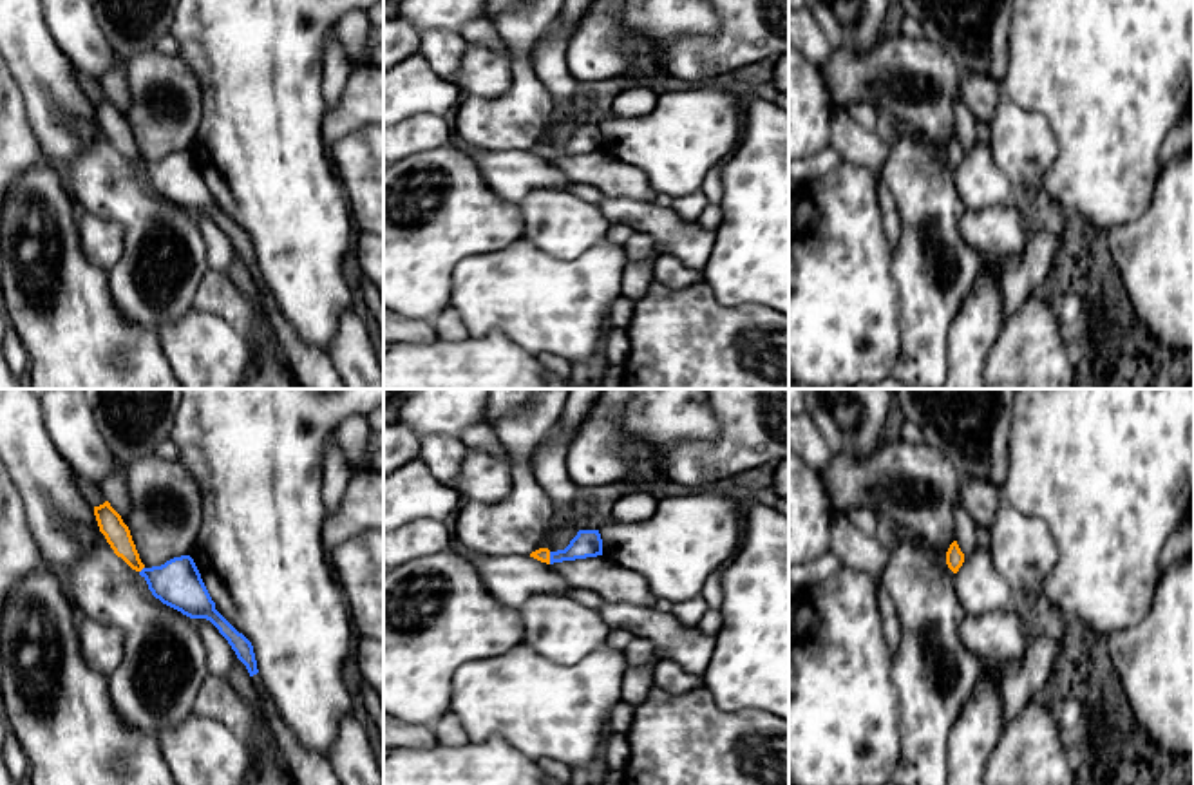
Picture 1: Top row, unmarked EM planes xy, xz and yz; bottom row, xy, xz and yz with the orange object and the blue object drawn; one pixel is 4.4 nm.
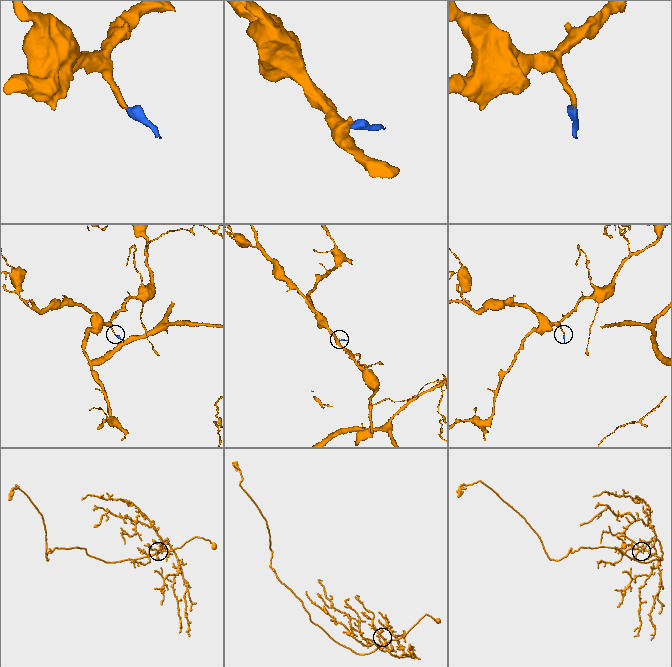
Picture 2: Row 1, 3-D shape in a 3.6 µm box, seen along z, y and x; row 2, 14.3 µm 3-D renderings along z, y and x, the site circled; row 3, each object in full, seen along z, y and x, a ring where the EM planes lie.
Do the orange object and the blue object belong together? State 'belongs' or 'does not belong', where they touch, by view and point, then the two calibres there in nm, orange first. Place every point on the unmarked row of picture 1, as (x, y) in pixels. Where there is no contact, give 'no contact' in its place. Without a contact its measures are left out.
belongs | xz (549, 152) | 60/120 nm

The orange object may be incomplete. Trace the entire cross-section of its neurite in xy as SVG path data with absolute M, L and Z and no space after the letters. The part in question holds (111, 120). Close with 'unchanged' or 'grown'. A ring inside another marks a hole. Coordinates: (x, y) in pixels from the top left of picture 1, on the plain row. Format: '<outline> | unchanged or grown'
M105 96L103 99L94 101L94 110L100 127L105 130L114 148L147 175L148 184L156 194L190 213L210 215L228 235L237 253L246 260L261 295L264 297L270 322L286 353L297 385L300 389L346 389L331 358L315 347L308 347L280 315L257 270L259 264L251 237L215 204L215 197L212 195L194 154L190 150L181 150L161 161L147 163L139 154L128 121L110 98Z | grown

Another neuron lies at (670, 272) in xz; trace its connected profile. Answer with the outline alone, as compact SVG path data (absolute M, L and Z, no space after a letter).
M662 253L653 260L655 280L669 289L684 289L702 280L702 271L684 266L669 253Z

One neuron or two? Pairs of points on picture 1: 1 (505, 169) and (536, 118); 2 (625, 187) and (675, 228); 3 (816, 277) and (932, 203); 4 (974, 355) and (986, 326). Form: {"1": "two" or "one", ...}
{"1": "two", "2": "two", "3": "two", "4": "one"}

